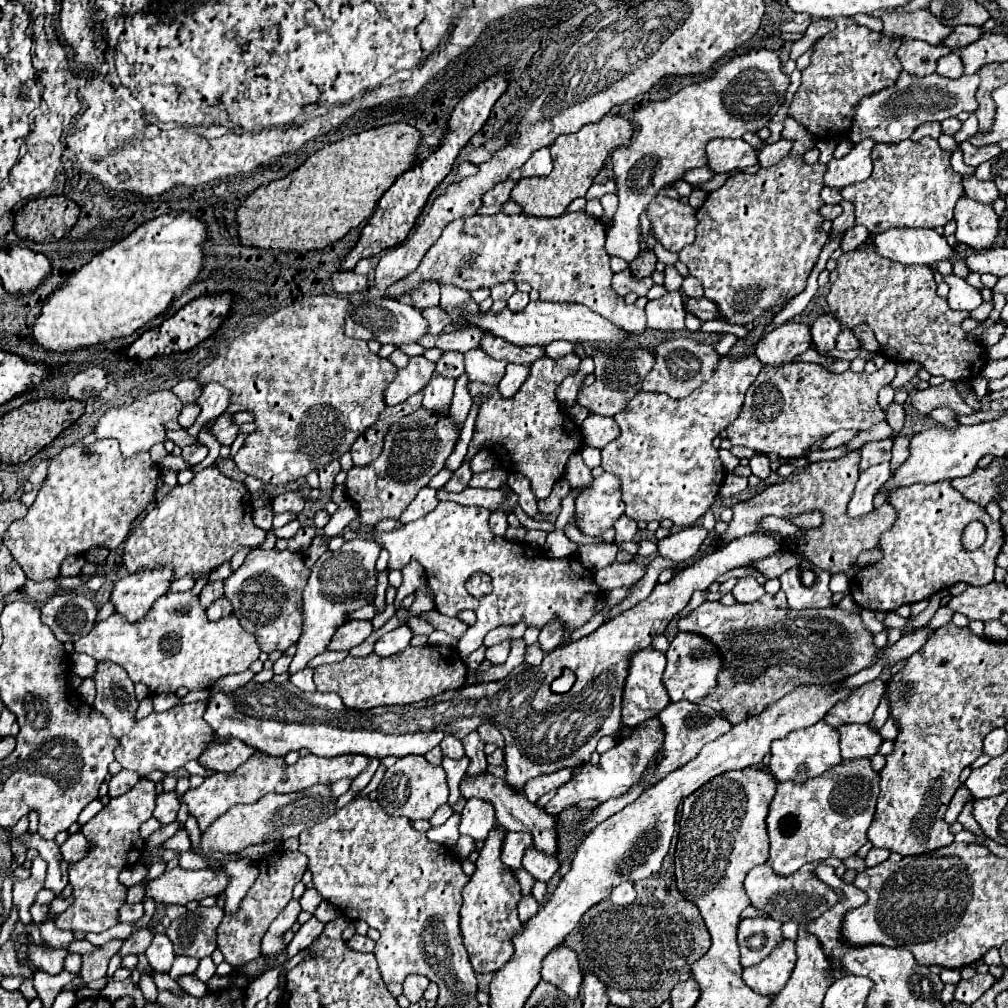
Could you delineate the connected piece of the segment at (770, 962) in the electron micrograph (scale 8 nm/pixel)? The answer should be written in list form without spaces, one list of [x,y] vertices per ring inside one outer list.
[[[786,939],[774,953],[770,953],[758,965],[744,967],[742,979],[760,995],[776,995],[784,989],[796,963],[794,941]]]

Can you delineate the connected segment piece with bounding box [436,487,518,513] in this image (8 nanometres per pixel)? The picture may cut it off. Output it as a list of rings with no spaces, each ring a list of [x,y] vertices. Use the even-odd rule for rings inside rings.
[[[442,489],[438,491],[438,501],[454,501],[458,505],[478,505],[478,507],[486,507],[490,511],[498,509],[500,505],[506,509],[506,513],[512,511],[512,507],[518,503],[516,493],[510,493],[510,497],[504,497],[504,493],[500,489],[464,489],[460,493],[444,493]]]

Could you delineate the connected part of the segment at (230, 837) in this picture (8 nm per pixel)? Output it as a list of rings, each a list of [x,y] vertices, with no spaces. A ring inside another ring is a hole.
[[[314,785],[312,789],[302,789],[286,795],[264,795],[260,801],[252,805],[236,805],[228,813],[224,813],[218,821],[214,821],[206,833],[202,833],[200,853],[212,857],[214,851],[222,853],[240,853],[242,849],[266,841],[284,841],[288,837],[296,837],[304,829],[326,821],[336,813],[336,797],[332,797],[330,785]]]

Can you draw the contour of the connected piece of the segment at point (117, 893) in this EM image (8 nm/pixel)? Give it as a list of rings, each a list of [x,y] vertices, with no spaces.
[[[140,779],[128,793],[110,799],[110,803],[92,821],[82,825],[82,833],[88,837],[90,851],[84,859],[68,867],[68,879],[74,887],[76,899],[64,913],[58,915],[56,925],[60,929],[102,933],[118,923],[118,909],[126,903],[126,887],[118,881],[118,875],[128,863],[136,863],[140,851],[144,851],[144,841],[138,833],[138,827],[152,817],[154,799],[154,783]]]

